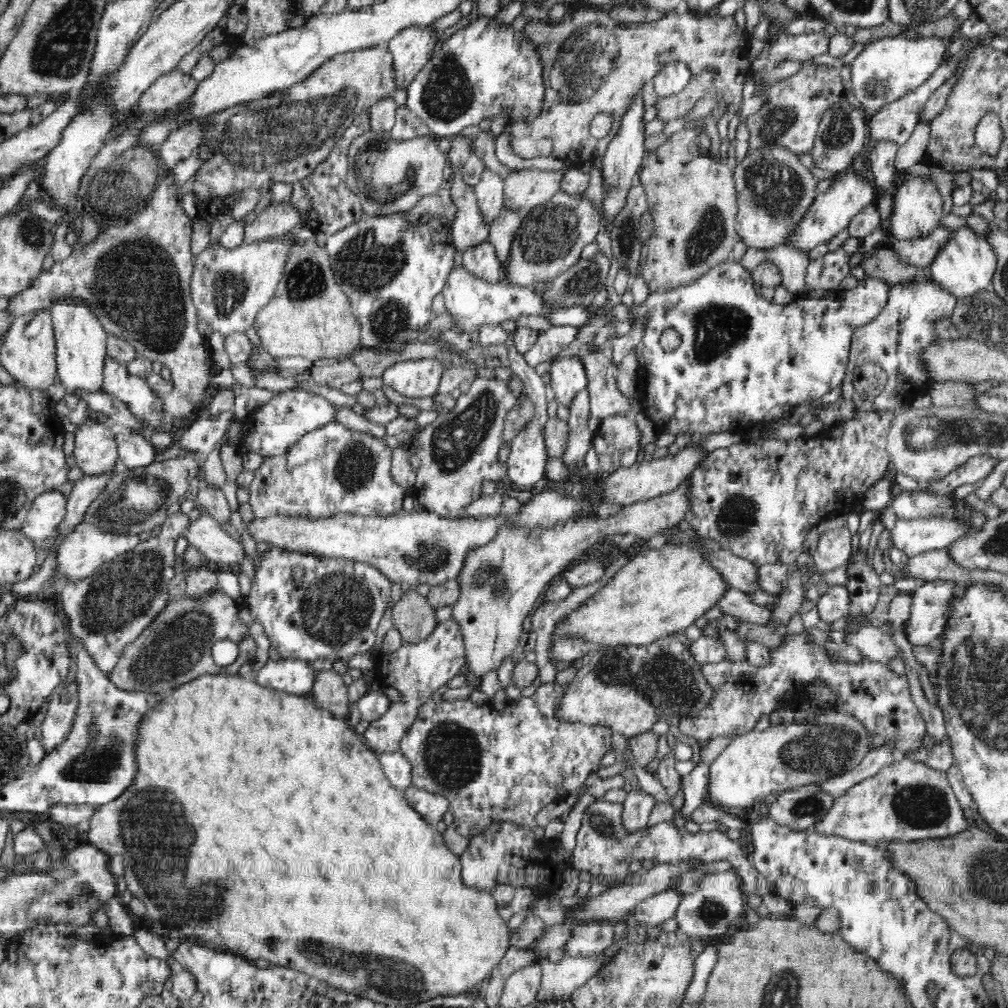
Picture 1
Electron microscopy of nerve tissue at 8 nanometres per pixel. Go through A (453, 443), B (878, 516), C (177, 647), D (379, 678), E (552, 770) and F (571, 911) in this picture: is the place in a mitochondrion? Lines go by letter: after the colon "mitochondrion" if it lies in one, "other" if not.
A: mitochondrion
B: other
C: mitochondrion
D: other
E: other
F: other

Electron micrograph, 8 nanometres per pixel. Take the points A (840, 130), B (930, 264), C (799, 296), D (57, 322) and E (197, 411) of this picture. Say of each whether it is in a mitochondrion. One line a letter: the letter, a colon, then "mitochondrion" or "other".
A: mitochondrion
B: other
C: other
D: other
E: other

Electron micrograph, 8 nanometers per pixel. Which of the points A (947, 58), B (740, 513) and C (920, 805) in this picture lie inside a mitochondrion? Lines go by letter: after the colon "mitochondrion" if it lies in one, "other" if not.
A: other
B: mitochondrion
C: mitochondrion

